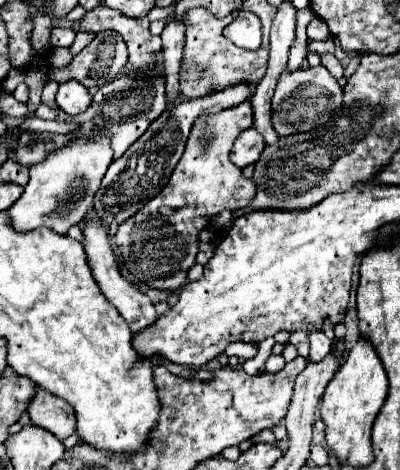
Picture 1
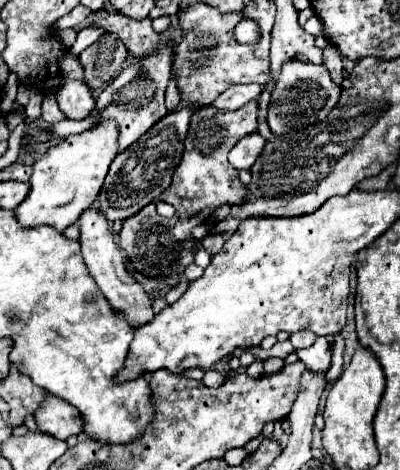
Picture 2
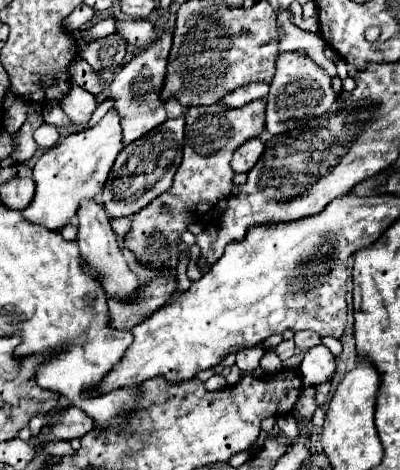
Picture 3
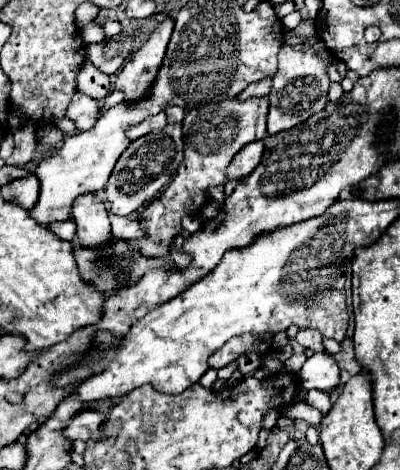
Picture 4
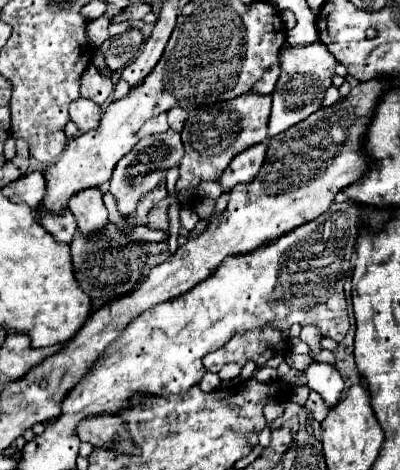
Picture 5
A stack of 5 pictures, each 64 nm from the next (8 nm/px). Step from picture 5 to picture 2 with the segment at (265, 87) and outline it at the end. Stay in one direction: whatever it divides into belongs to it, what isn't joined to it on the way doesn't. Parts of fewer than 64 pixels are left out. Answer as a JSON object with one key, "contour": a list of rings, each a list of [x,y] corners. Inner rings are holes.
{"contour":[[[244,84],[244,86],[230,86],[224,94],[220,94],[212,106],[216,106],[218,110],[238,110],[240,106],[244,106],[250,100],[256,100],[260,96],[260,92],[264,92],[262,84]]]}

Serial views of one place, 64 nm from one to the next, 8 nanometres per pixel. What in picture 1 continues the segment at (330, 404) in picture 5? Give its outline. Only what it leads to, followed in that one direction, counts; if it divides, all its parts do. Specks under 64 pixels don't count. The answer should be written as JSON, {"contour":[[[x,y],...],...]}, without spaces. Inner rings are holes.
{"contour":[[[310,332],[310,356],[308,362],[320,362],[324,356],[328,356],[332,346],[332,340],[326,338],[324,332]]]}

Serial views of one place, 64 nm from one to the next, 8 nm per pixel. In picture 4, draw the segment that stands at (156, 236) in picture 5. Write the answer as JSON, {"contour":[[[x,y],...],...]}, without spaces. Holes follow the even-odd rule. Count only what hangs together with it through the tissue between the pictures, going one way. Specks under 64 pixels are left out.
{"contour":[[[110,212],[110,224],[112,224],[112,234],[116,238],[134,240],[134,238],[142,238],[144,236],[144,230],[140,228],[140,224],[136,220],[120,218],[120,216],[116,216],[116,214]]]}

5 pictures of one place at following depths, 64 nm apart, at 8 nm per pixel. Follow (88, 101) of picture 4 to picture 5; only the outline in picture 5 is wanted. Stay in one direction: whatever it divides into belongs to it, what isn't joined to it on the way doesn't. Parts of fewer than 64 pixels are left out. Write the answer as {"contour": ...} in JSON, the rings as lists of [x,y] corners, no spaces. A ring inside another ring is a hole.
{"contour":[[[80,98],[80,100],[74,100],[70,104],[70,118],[78,126],[80,132],[88,132],[88,130],[94,130],[100,124],[102,110],[92,100]]]}

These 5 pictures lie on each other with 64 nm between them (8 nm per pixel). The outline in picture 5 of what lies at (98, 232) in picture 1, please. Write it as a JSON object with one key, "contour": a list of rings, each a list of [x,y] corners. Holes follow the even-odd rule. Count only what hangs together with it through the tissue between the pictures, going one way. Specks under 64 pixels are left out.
{"contour":[[[86,188],[84,192],[78,192],[68,202],[68,208],[78,220],[78,230],[82,234],[90,234],[94,230],[100,230],[108,222],[108,210],[102,202],[100,188]]]}

